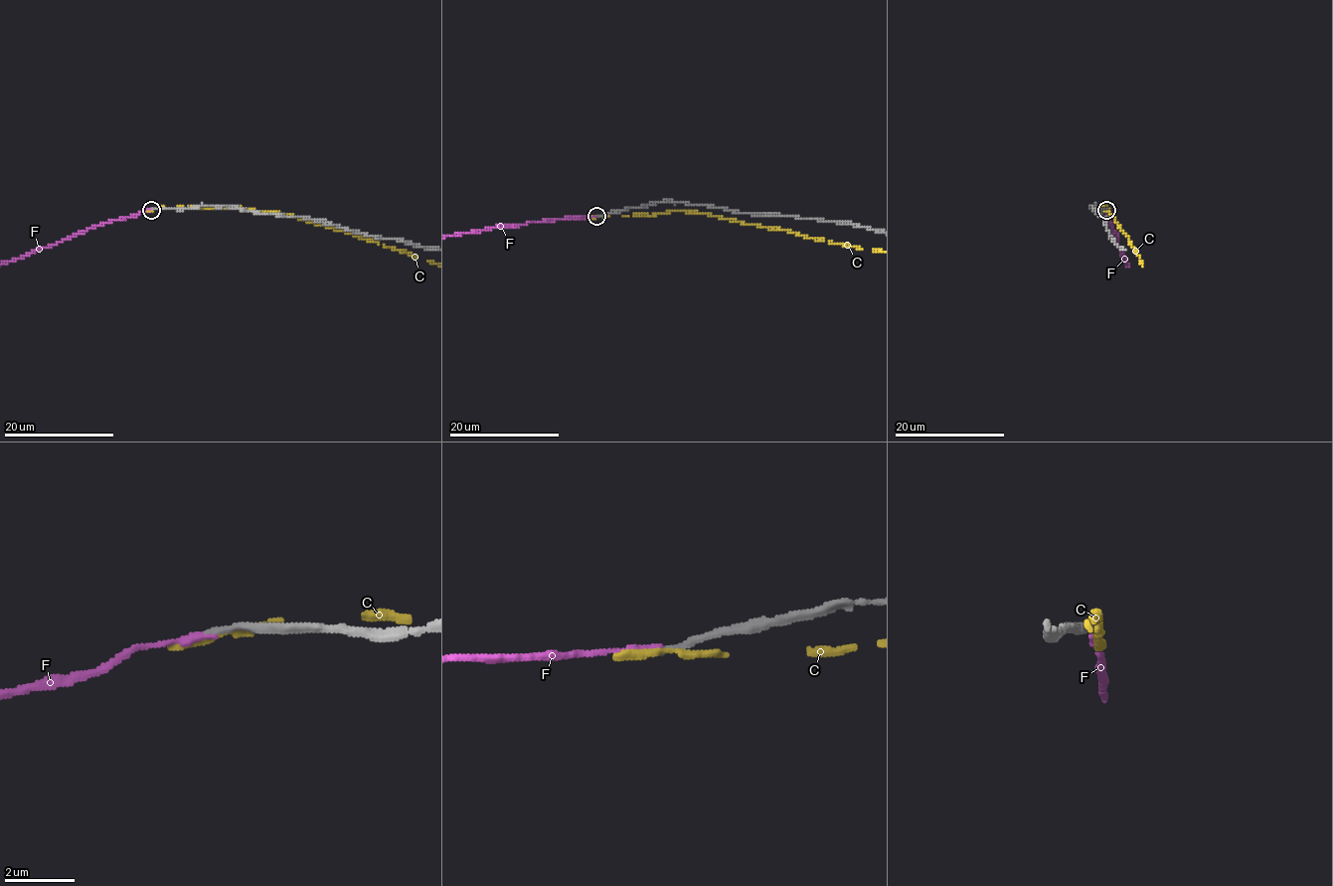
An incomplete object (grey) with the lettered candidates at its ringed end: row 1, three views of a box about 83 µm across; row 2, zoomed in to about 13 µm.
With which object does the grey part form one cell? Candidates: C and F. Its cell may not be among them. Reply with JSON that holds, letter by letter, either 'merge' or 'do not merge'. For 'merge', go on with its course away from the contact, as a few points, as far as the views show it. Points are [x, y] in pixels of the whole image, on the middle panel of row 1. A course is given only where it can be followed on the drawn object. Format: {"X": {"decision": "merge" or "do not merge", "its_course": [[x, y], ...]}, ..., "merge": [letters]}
{"C": {"decision": "do not merge"}, "F": {"decision": "merge"}, "merge": ["F"]}

